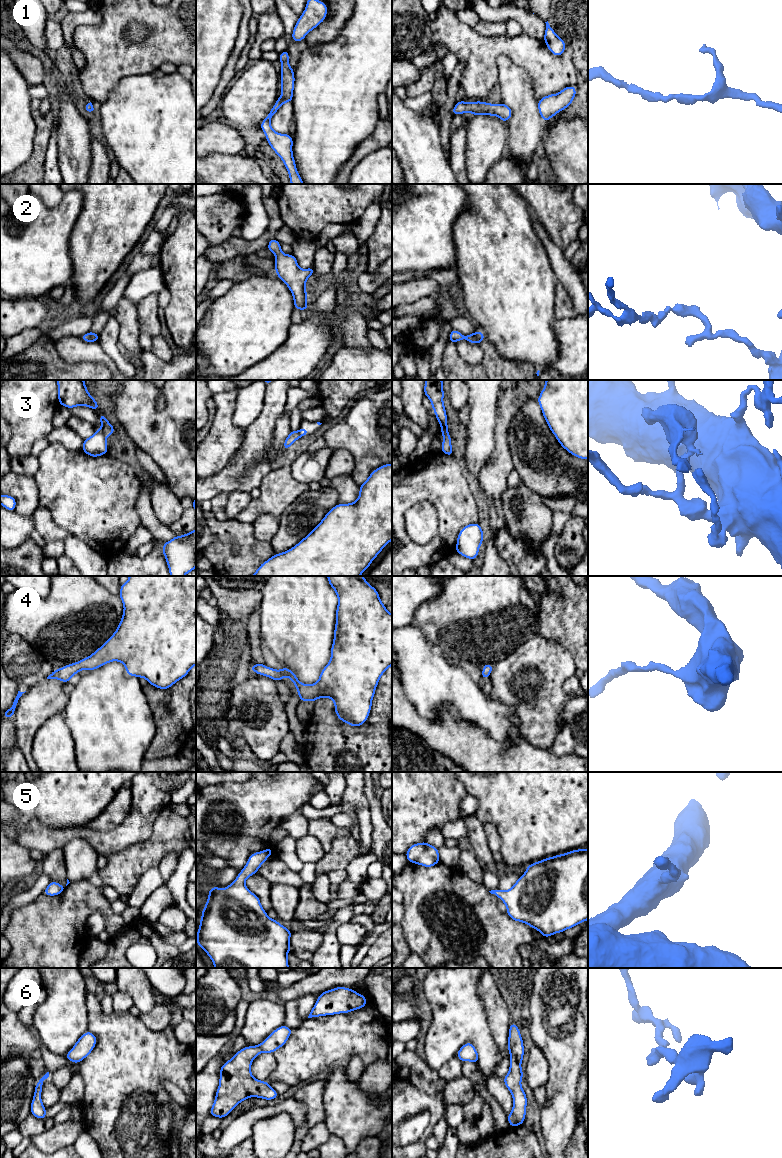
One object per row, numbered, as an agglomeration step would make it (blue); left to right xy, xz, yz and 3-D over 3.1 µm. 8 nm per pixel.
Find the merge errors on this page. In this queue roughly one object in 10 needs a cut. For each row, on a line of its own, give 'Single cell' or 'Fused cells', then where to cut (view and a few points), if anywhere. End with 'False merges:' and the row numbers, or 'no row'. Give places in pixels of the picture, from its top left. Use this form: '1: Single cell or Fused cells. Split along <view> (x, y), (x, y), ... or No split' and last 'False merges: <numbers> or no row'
1: Single cell. No split
2: Single cell. No split
3: Fused cells. Split along xy (100, 430), (105, 436)
4: Single cell. No split
5: Single cell. No split
6: Single cell. No split
False merges: 3

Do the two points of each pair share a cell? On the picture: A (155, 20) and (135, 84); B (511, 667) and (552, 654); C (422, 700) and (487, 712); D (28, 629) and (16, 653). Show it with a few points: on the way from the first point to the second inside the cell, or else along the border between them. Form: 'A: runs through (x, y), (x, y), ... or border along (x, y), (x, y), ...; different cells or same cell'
A: border along (159, 68), (147, 73), (124, 76), (117, 86); different cells
B: runs through (521, 666), (523, 664), (542, 664); same cell
C: runs through (438, 696), (463, 696), (471, 704); same cell
D: border along (10, 633), (16, 633), (21, 636), (40, 654); different cells

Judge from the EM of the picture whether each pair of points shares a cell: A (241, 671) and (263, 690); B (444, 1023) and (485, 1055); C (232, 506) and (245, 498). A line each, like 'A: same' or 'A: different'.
A: different
B: same
C: same

